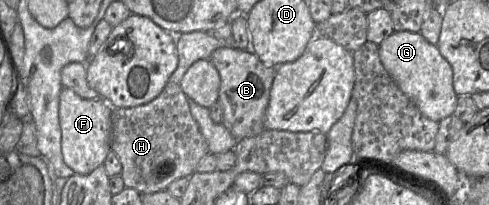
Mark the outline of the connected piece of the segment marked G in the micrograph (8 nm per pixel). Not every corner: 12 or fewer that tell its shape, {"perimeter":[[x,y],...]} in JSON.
{"perimeter":[[420,32],[379,44],[387,73],[424,116],[454,113],[452,67]]}

